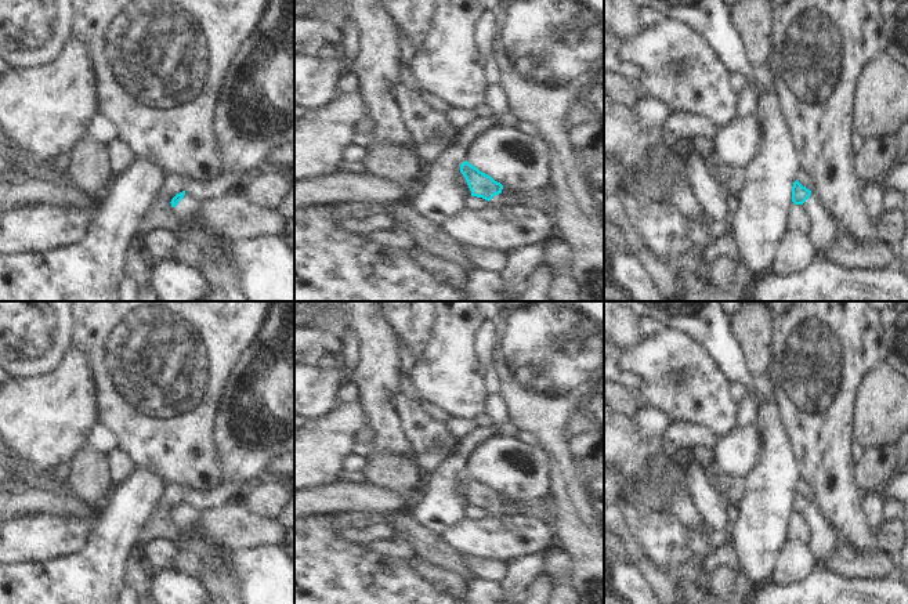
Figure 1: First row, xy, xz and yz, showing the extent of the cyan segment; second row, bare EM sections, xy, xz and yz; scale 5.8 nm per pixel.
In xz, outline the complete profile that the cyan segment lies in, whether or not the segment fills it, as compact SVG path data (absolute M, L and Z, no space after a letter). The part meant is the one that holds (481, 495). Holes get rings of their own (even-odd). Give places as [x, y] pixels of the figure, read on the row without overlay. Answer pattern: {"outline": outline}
{"outline": "M467 470L460 474L460 482L464 485L467 495L471 500L471 506L482 507L489 511L489 516L504 516L504 507L502 506L503 495L495 491L491 485L480 481Z"}

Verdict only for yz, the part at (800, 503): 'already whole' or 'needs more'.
needs more

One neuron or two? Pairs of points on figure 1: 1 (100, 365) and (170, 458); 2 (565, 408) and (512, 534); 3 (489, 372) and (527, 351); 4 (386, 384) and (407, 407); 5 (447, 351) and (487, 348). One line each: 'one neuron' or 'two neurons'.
1: one neuron
2: two neurons
3: two neurons
4: two neurons
5: two neurons

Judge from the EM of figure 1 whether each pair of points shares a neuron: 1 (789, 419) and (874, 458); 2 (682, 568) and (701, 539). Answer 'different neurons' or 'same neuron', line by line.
1: different neurons
2: same neuron

